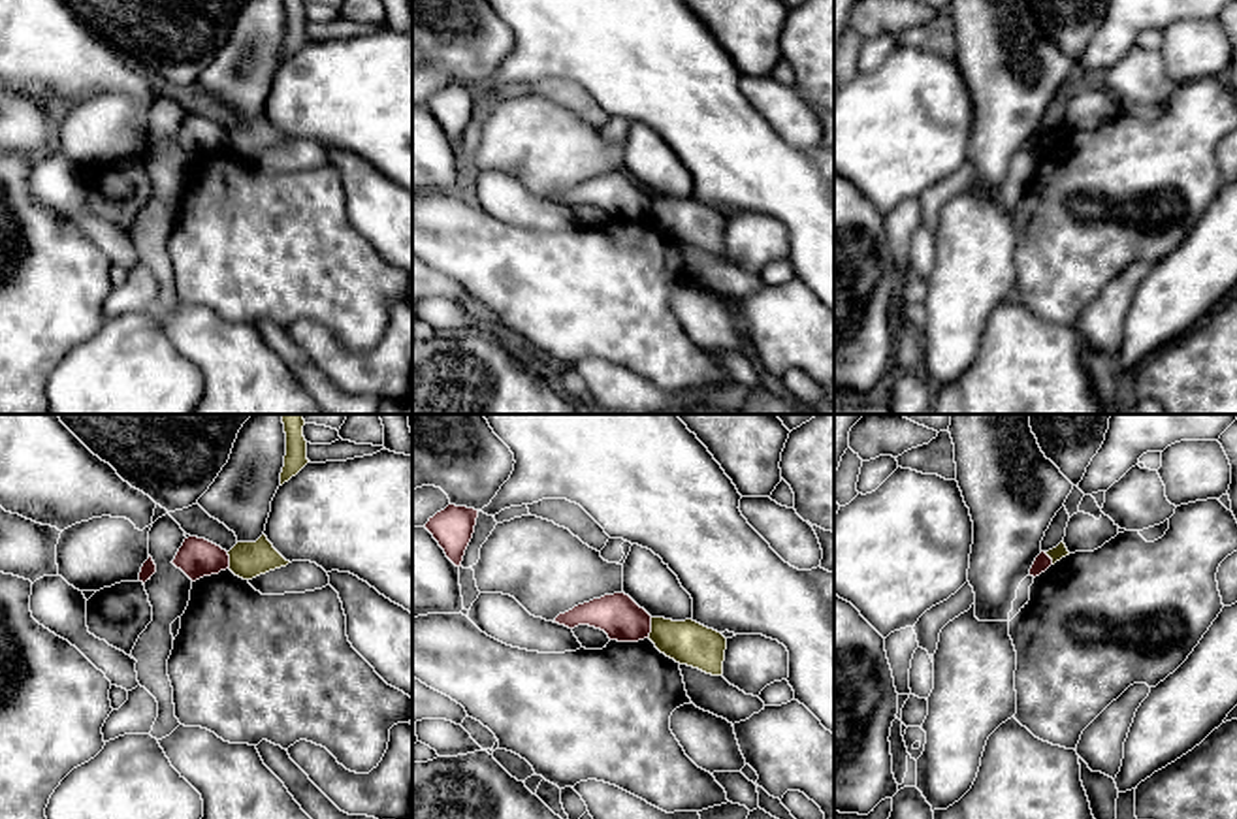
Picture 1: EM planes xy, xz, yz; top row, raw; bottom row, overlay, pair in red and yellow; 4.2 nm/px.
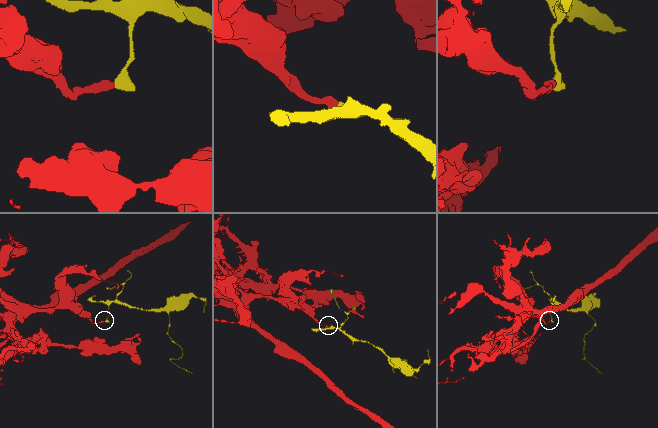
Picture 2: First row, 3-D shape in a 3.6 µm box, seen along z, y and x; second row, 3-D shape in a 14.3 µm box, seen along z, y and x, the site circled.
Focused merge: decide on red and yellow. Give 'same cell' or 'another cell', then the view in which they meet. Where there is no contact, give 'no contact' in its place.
another cell; meets red in xz

